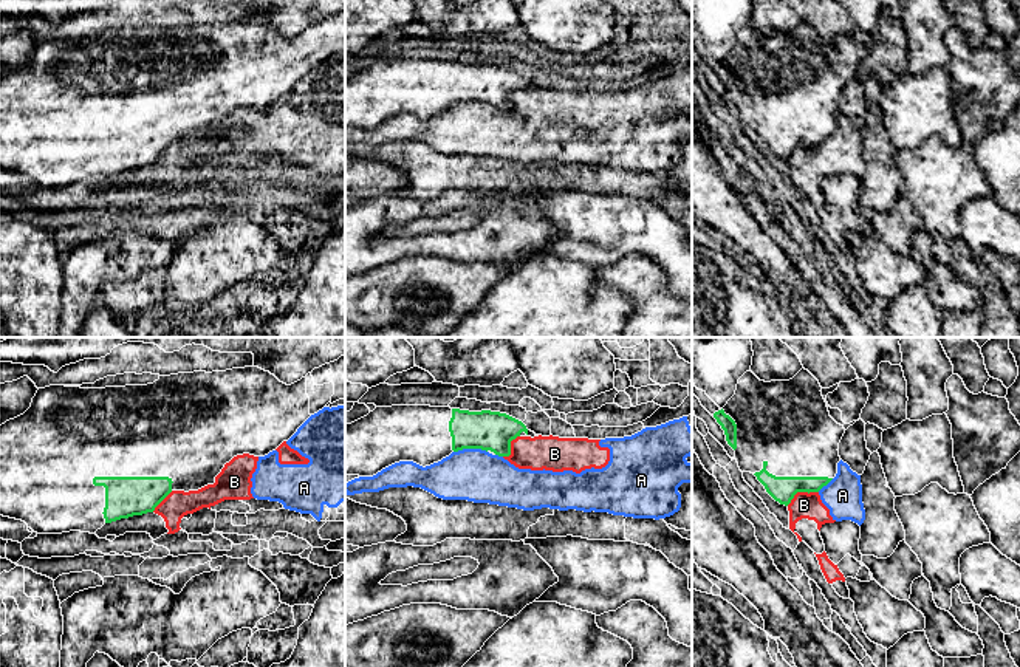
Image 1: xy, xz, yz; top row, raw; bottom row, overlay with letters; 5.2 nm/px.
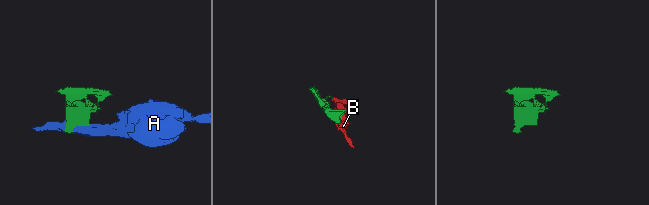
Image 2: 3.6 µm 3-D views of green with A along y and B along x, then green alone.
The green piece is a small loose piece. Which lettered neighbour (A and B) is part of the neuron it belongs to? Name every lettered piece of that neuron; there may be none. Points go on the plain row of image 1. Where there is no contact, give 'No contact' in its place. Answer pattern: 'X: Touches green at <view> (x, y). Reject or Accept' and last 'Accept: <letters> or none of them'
A: Touches green at xz (469, 101). Reject
B: Touches green at yz (800, 144). Reject
Accept: none of them

